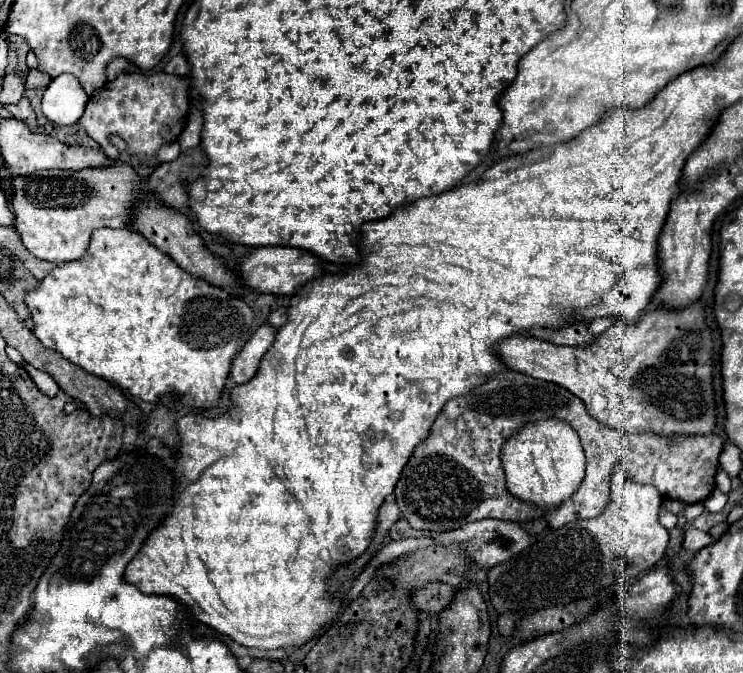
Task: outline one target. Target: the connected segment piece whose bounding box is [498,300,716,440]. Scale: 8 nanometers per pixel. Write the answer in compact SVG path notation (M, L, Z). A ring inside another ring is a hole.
M696 300L686 308L652 306L636 322L618 322L588 346L560 346L534 336L514 336L500 342L502 362L532 378L564 386L584 400L586 410L600 424L628 434L656 434L666 440L684 436L708 436L716 430L716 392L714 392L714 350L716 334L706 324L704 302Z

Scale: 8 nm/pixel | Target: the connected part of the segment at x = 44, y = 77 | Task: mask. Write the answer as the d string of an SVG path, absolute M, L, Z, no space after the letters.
M30 70L28 78L26 78L26 88L38 90L38 88L46 88L50 84L50 76L48 74L40 74L40 70Z

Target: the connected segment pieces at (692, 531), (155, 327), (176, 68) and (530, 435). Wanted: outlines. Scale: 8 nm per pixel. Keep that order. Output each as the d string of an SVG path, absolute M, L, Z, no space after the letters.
M688 526L686 528L686 536L684 536L684 550L696 554L698 550L702 550L704 546L712 544L712 536L708 532L702 532L702 530L696 530L694 526Z
M100 228L92 234L92 242L88 248L90 258L82 258L76 262L66 262L56 266L42 282L36 290L28 292L26 296L26 304L32 310L32 322L34 322L34 334L36 338L52 350L58 350L64 358L68 358L70 362L82 366L84 370L88 370L90 374L96 374L104 380L108 380L114 386L120 386L122 390L130 392L134 398L150 402L150 404L162 404L172 408L174 412L182 412L188 408L212 408L220 404L226 380L230 378L230 368L232 368L232 360L238 354L238 350L248 342L248 338L252 336L252 326L254 326L254 310L240 298L226 294L222 288L214 288L204 280L198 280L194 276L190 276L188 272L184 272L168 254L160 252L156 246L152 246L144 236L136 234L136 230L130 228Z
M182 52L182 54L178 54L178 56L174 56L174 58L166 64L164 72L174 74L174 76L188 76L188 72L190 72L190 62L188 62L188 56L186 56L184 52Z
M558 420L534 422L512 436L502 448L502 466L506 470L508 490L518 498L542 508L562 504L584 478L584 450L578 434Z

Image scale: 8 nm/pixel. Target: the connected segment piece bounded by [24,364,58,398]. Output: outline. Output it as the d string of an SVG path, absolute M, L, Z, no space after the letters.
M24 366L24 370L30 374L30 378L34 380L34 384L44 392L44 394L48 394L50 398L52 396L56 396L58 394L58 384L46 374L46 372L42 372L42 370L36 370L36 368L32 368L32 366Z

